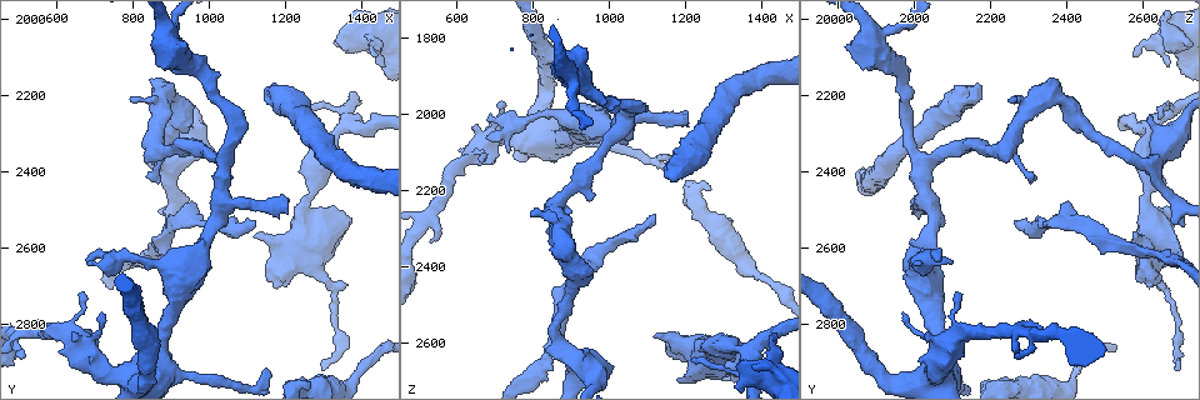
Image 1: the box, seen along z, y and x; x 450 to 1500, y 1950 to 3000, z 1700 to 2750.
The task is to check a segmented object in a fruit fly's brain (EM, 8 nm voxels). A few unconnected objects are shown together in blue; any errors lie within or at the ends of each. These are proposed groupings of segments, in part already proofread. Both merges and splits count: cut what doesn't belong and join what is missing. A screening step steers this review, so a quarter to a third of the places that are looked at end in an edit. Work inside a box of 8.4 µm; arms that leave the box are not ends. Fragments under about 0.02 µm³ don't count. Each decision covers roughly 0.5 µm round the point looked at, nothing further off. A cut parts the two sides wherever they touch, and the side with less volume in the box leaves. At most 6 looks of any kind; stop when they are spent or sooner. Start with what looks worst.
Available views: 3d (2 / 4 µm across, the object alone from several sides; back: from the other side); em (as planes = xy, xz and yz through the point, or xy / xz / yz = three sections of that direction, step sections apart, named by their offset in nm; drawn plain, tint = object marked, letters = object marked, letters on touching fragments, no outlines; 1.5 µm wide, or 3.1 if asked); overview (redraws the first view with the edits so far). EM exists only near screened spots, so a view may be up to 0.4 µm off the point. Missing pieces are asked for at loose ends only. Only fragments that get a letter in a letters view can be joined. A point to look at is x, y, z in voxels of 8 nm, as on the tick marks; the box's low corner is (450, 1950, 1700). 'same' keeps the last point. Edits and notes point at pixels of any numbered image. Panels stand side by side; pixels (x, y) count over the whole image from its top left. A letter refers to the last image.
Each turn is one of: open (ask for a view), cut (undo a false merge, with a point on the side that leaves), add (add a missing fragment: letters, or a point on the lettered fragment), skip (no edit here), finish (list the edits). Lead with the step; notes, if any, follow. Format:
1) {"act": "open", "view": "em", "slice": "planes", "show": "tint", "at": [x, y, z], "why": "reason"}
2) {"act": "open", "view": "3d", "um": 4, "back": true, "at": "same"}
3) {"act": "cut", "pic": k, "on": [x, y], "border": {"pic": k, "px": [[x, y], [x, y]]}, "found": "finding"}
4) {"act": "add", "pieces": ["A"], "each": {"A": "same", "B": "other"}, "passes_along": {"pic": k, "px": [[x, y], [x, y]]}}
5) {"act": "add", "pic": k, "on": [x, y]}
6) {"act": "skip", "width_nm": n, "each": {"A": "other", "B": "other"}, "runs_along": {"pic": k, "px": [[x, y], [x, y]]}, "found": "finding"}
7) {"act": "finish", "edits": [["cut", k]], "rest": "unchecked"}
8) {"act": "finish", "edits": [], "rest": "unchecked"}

{"act": "open", "view": "3d", "um": 2, "at": [1115, 2525, 2265], "why": "branch stops here"}

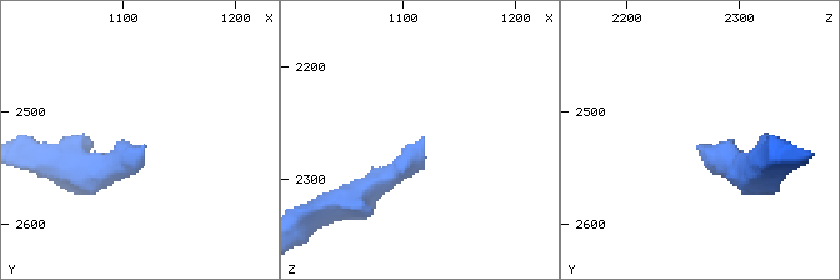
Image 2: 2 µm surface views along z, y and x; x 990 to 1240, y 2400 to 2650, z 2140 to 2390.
{"act": "open", "view": "em", "slice": "xy", "step": 4, "show": "letters", "at": [1120, 2528, 2266], "why": "need the tissue"}

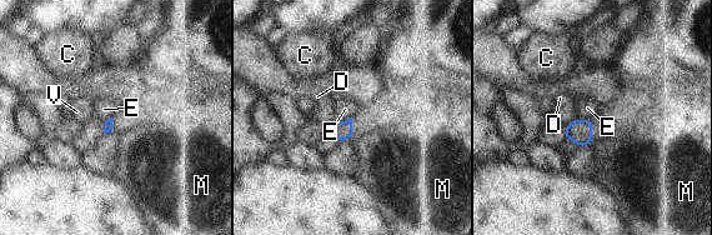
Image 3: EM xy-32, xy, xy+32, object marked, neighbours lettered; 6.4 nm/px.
{"act": "skip", "each": {"C": "other", "D": "other", "E": "other", "M": "other", "V": "other"}, "border": {"pic": 3, "px": [[591, 116], [577, 119]]}, "found": "no lettered fragment goes on from it"}

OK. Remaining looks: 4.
{"act": "open", "view": "em", "slice": "planes", "show": "plain", "at": [1125, 2570, 2585], "why": "an open end"}

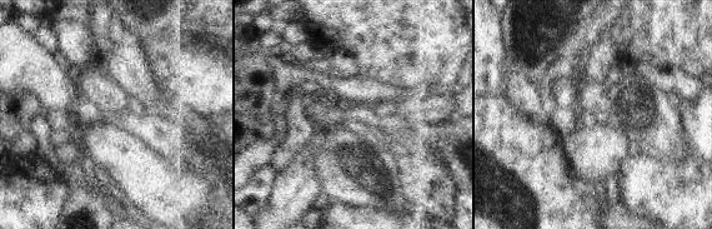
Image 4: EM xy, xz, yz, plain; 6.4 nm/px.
{"act": "open", "view": "em", "slice": "planes", "show": "letters", "at": "same", "why": "what lies round it"}

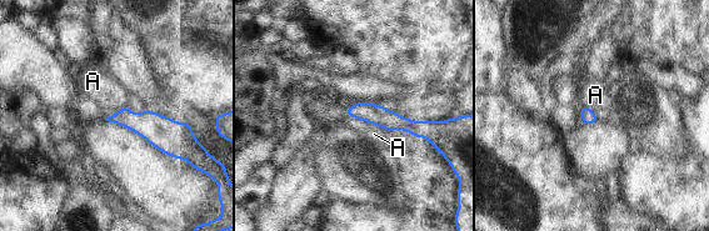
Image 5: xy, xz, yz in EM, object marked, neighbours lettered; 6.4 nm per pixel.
{"act": "skip", "each": {"A": "other"}, "found": "no lettered fragment goes on from it"}

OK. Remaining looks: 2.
{"act": "open", "view": "em", "slice": "xz", "step": 8, "show": "tint", "at": [935, 2255, 2610], "why": "stops while still wide"}

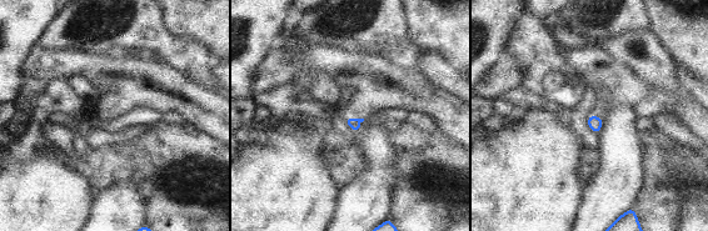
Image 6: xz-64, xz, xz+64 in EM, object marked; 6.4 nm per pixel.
{"act": "open", "view": "em", "slice": "planes", "show": "letters", "at": "same"}

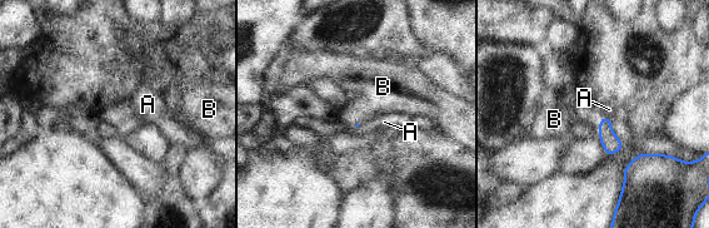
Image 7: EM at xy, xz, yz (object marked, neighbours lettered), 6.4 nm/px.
{"act": "add", "pieces": ["B"], "each": {"A": "other", "B": "same"}, "found": "the cell continues"}

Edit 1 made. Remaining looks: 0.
{"act": "finish", "edits": [["add", 7]], "rest": "unchecked"}

